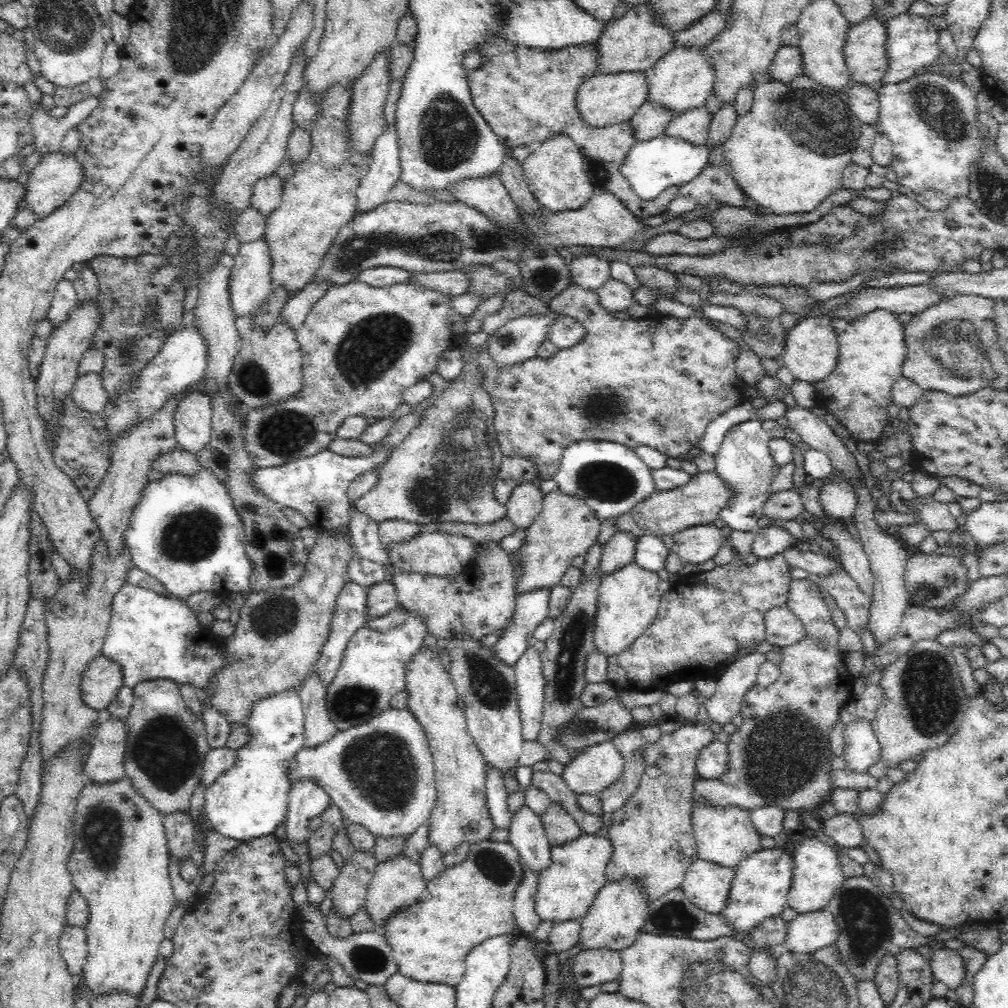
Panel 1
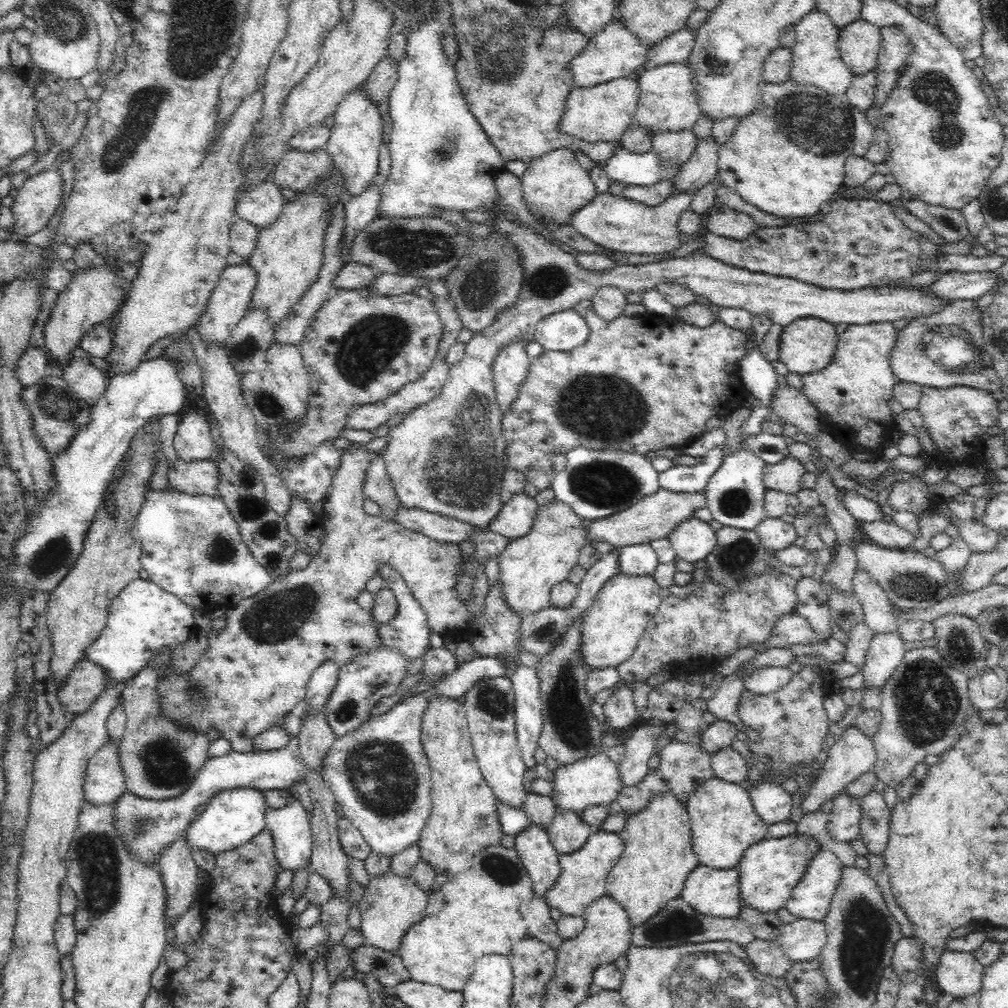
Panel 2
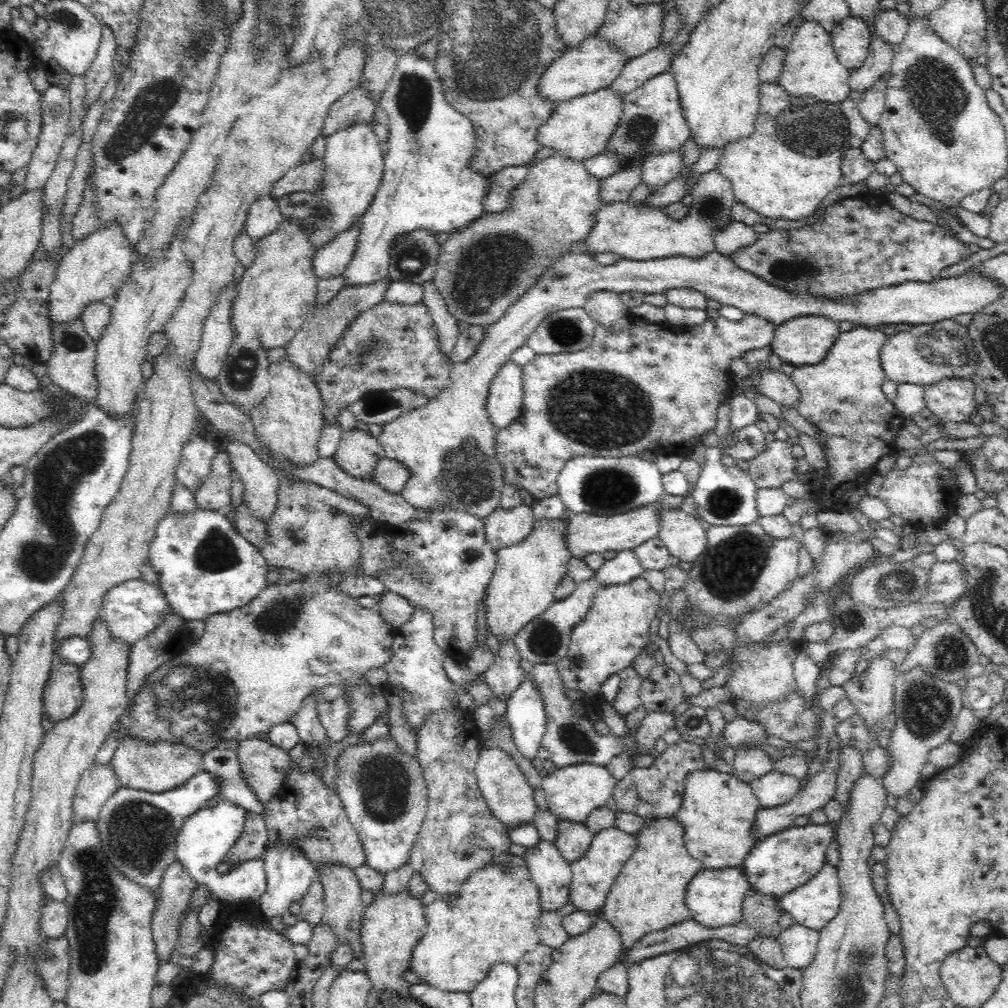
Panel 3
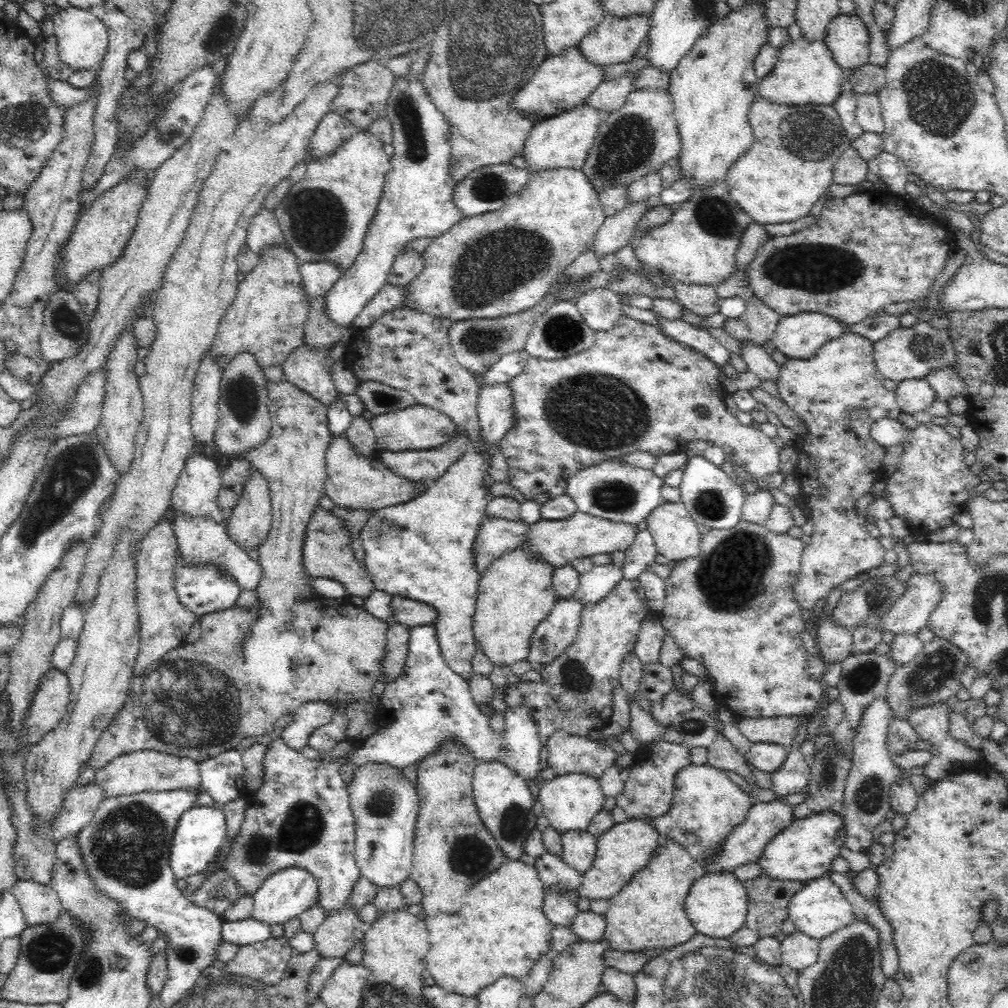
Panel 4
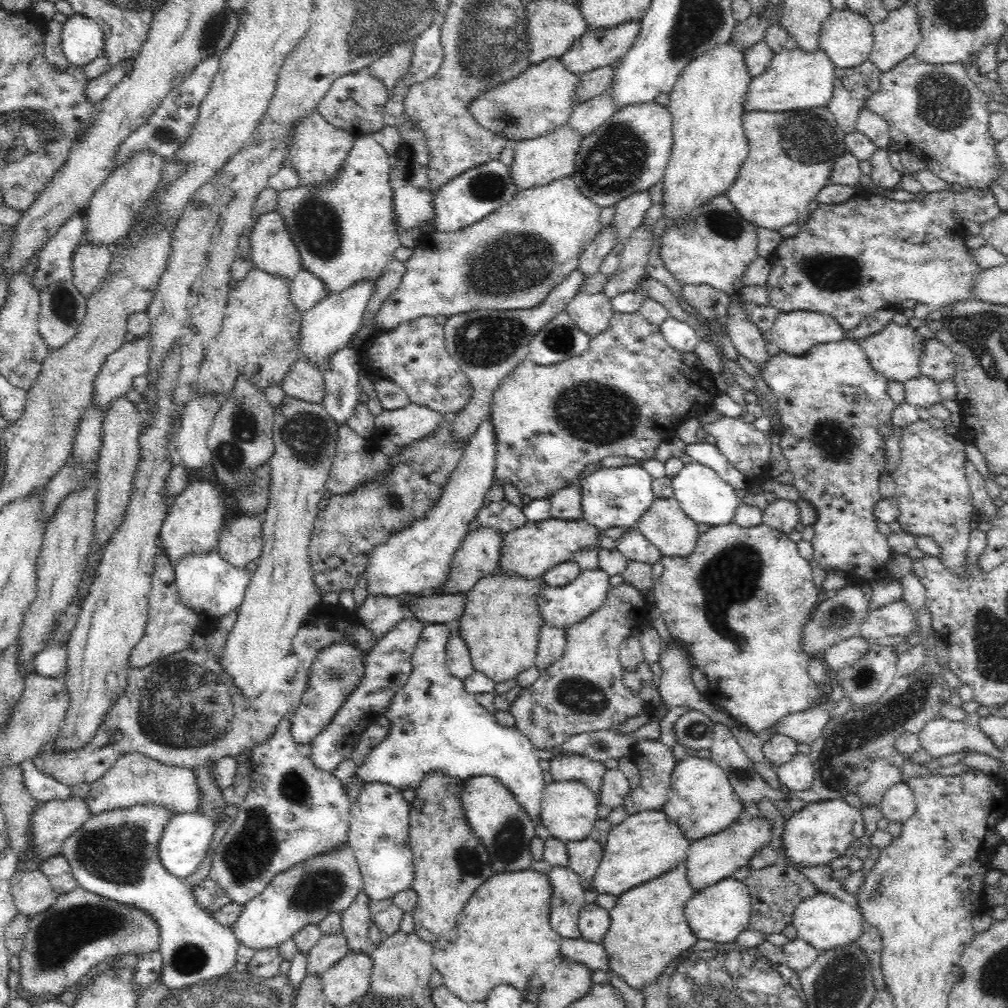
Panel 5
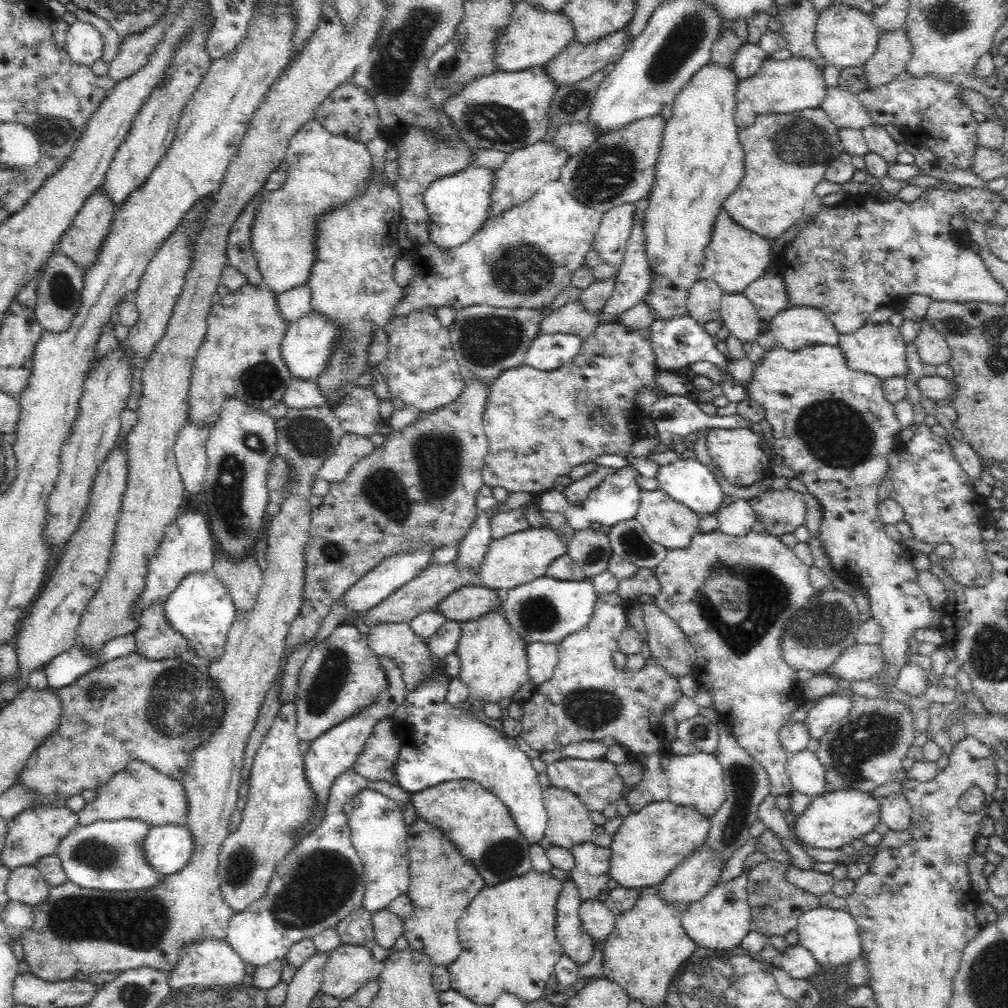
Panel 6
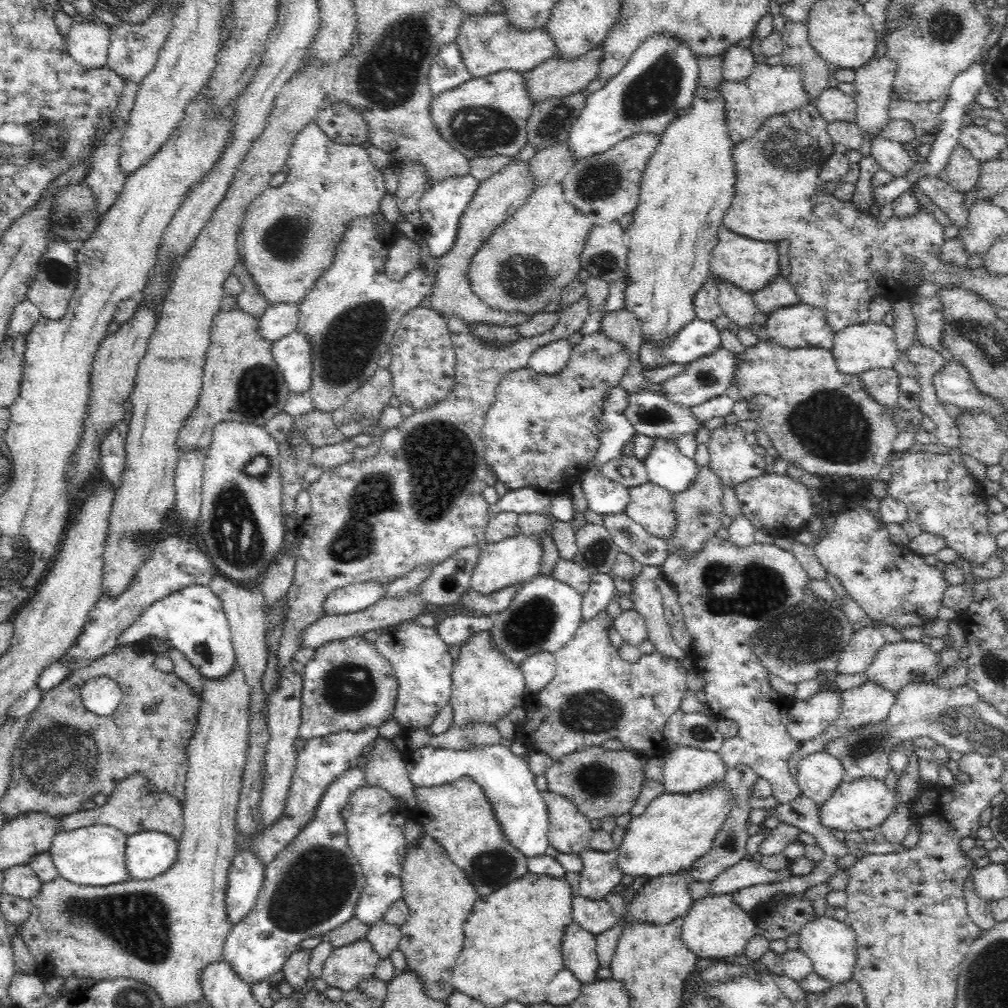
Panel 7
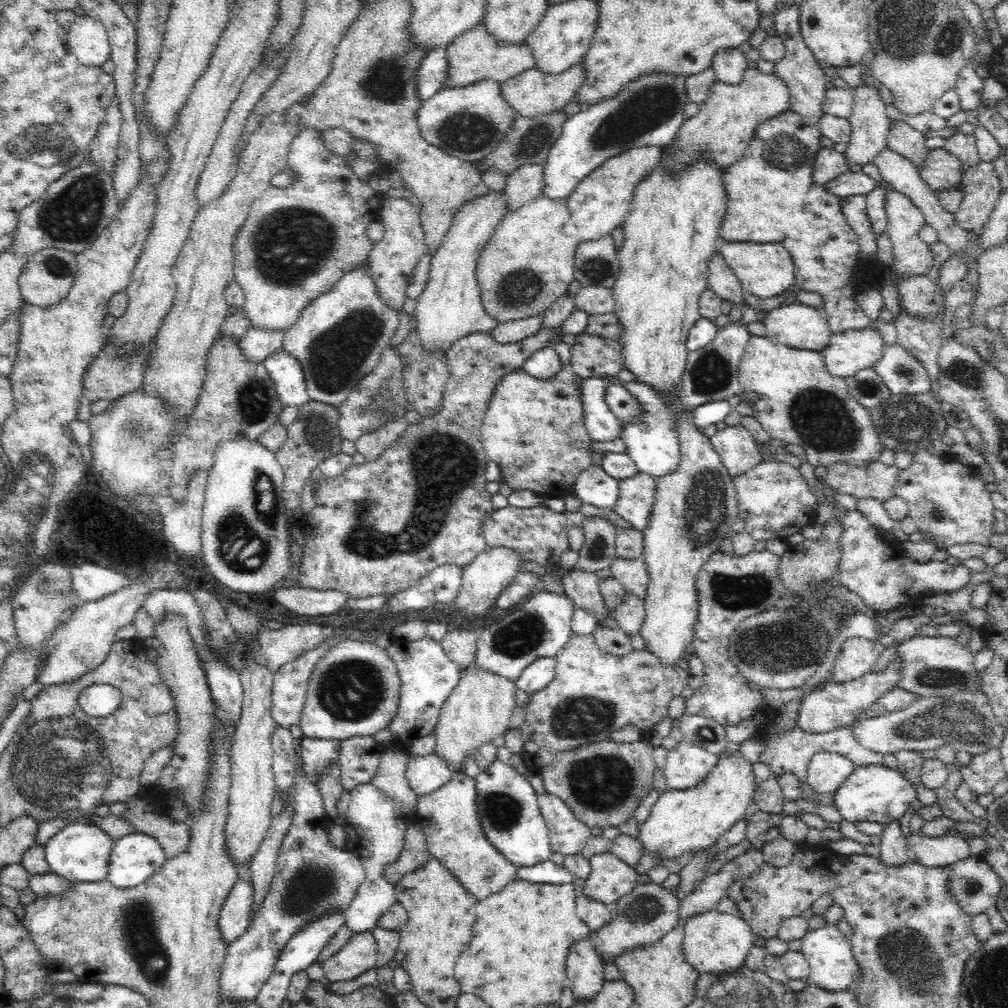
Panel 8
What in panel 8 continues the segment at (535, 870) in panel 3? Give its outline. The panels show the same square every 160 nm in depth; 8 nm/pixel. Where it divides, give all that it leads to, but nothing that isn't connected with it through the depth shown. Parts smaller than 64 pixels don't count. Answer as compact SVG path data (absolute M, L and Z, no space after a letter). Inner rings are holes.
M590 938L579 939L568 952L568 978L566 986L570 987L575 1002L596 998L604 984L603 968L600 957Z

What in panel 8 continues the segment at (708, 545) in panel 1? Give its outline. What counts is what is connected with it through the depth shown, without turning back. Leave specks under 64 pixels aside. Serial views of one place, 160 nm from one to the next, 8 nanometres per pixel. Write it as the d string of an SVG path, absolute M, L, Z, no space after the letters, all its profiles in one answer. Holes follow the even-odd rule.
M638 471L618 482L618 498L612 510L628 522L628 526L639 531L646 529L651 522L651 508L655 502L655 477Z

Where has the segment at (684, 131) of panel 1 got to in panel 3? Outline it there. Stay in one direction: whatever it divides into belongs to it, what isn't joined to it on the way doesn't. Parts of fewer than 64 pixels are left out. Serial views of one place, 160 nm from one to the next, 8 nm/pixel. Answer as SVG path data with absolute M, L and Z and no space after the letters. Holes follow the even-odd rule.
M679 150L658 154L658 156L650 155L641 166L642 180L640 182L656 190L674 180L682 172L684 167Z

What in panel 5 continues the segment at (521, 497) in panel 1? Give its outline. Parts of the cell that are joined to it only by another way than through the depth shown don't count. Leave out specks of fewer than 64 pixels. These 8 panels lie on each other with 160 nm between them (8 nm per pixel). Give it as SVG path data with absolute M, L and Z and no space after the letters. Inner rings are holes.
M477 527L467 534L452 558L444 590L467 594L482 578L495 574L503 546L503 532Z

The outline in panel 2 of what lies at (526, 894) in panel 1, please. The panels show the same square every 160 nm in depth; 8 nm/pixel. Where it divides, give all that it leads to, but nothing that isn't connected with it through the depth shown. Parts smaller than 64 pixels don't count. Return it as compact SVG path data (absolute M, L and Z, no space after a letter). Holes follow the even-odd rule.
M534 894L533 899L520 904L520 914L526 921L529 936L558 950L564 942L557 931L557 921L550 917L545 899Z

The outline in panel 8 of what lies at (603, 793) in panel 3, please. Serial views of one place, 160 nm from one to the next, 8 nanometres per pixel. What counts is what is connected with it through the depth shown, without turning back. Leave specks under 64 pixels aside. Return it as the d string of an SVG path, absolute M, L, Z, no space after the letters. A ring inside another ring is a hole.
M545 792L537 797L548 829L551 852L565 857L581 853L591 837L590 828L580 822L567 803L555 794Z

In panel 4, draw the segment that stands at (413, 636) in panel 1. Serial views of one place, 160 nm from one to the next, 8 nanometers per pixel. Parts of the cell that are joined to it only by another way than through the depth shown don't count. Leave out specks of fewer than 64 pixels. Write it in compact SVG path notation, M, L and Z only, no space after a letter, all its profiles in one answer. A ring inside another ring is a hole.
M315 701L300 706L292 716L294 720L281 733L286 745L301 751L309 744L310 735L321 726L334 720L336 709L330 703Z

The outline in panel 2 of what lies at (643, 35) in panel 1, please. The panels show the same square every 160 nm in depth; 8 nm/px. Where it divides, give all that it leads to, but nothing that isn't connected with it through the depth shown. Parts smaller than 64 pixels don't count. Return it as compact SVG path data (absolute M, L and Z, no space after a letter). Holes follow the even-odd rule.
M618 19L609 22L602 30L589 38L582 52L571 60L571 75L574 89L598 86L617 78L628 77L636 70L642 69L650 52L647 44L636 38Z

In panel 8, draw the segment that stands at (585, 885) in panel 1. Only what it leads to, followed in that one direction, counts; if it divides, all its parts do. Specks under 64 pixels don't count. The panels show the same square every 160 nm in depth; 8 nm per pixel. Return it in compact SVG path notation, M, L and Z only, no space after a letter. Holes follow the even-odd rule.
M740 748L734 753L725 749L718 754L716 766L702 782L686 790L666 789L660 793L649 817L639 825L640 838L638 841L644 846L645 854L660 854L662 858L674 858L684 852L700 851L700 848L708 850L709 846L712 846L728 828L744 817L746 808L753 802L757 786L753 764L744 757Z

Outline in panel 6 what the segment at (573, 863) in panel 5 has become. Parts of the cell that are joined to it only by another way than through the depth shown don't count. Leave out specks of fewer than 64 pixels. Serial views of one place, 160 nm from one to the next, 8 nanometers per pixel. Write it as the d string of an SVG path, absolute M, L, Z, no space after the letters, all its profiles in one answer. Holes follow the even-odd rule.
M590 841L573 846L572 855L575 865L572 867L571 880L579 890L584 901L599 899L606 895L612 850L596 846Z

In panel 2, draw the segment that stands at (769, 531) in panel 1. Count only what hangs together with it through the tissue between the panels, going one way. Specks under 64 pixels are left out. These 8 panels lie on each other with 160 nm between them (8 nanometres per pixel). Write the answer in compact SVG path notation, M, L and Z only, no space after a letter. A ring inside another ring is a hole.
M764 518L755 528L760 543L769 552L782 550L796 539L796 531L790 521L785 518Z

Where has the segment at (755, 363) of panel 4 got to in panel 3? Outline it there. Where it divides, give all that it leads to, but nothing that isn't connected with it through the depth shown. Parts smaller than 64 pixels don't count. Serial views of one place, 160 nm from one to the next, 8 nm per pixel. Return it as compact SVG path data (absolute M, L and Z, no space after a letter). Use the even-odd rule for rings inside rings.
M766 363L764 365L766 369L761 372L758 382L760 394L772 398L774 402L778 402L781 406L796 406L798 389L796 389L792 379L786 376L782 370L771 369Z

